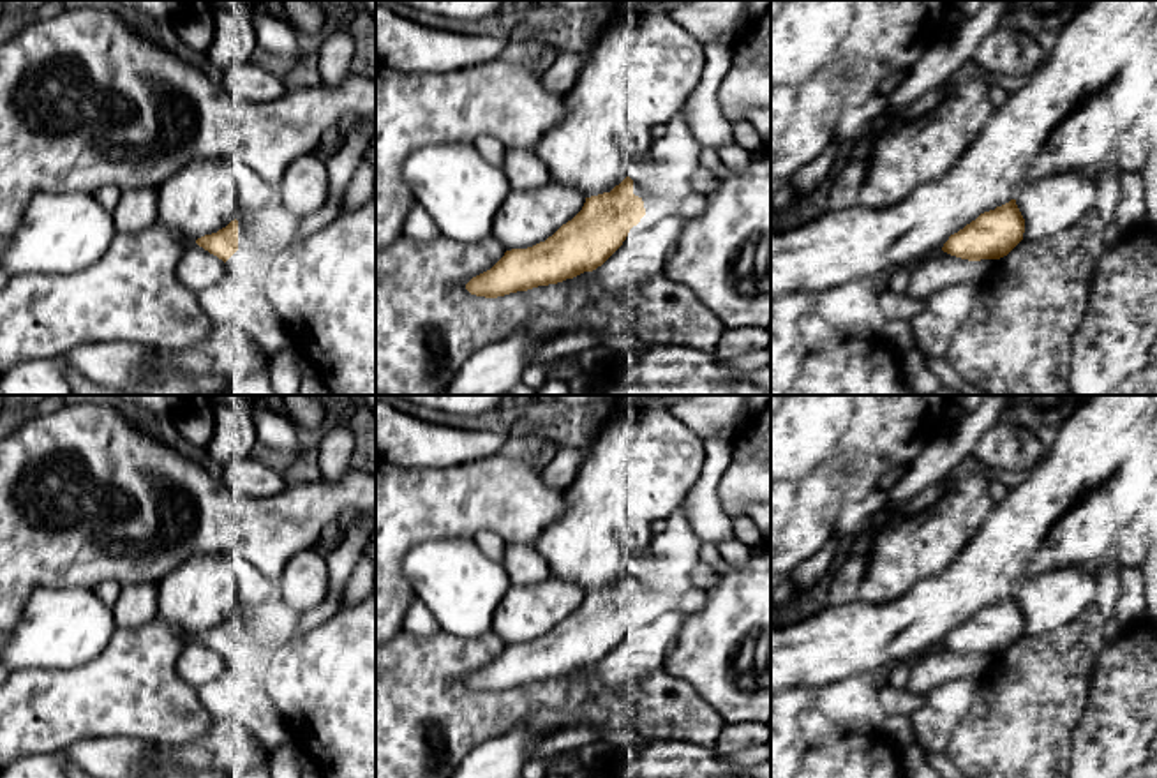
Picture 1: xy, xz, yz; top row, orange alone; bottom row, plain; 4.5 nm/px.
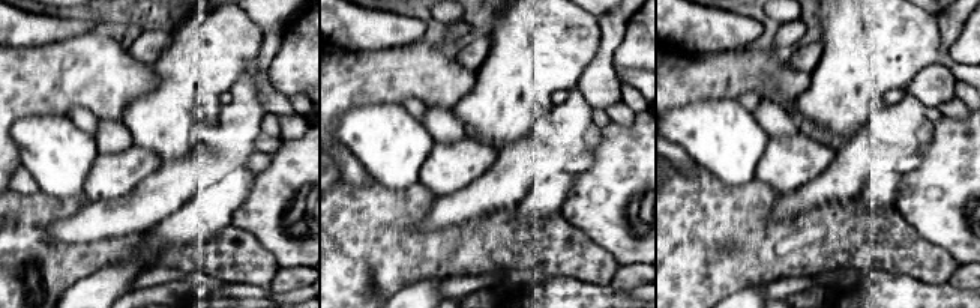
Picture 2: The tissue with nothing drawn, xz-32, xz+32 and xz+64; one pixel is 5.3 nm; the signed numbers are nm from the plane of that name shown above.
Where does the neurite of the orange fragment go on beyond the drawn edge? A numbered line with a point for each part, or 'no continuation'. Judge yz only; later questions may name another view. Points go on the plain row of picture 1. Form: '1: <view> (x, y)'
no continuation

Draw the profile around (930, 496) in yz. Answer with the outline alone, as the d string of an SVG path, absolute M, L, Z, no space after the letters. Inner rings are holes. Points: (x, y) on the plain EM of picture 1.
M945 480L931 485L929 489L926 489L924 492L915 496L912 501L901 505L894 512L887 513L884 517L884 520L903 519L905 515L917 513L921 510L929 508L931 505L935 505L942 497L942 494L945 492L945 487L947 487Z

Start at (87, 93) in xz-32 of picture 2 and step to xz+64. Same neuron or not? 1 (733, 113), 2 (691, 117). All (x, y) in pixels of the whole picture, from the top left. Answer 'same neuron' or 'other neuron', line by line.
1: other neuron
2: other neuron

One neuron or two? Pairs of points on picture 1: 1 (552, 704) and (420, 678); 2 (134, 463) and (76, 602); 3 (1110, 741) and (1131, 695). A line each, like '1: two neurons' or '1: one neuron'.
1: one neuron
2: two neurons
3: one neuron

